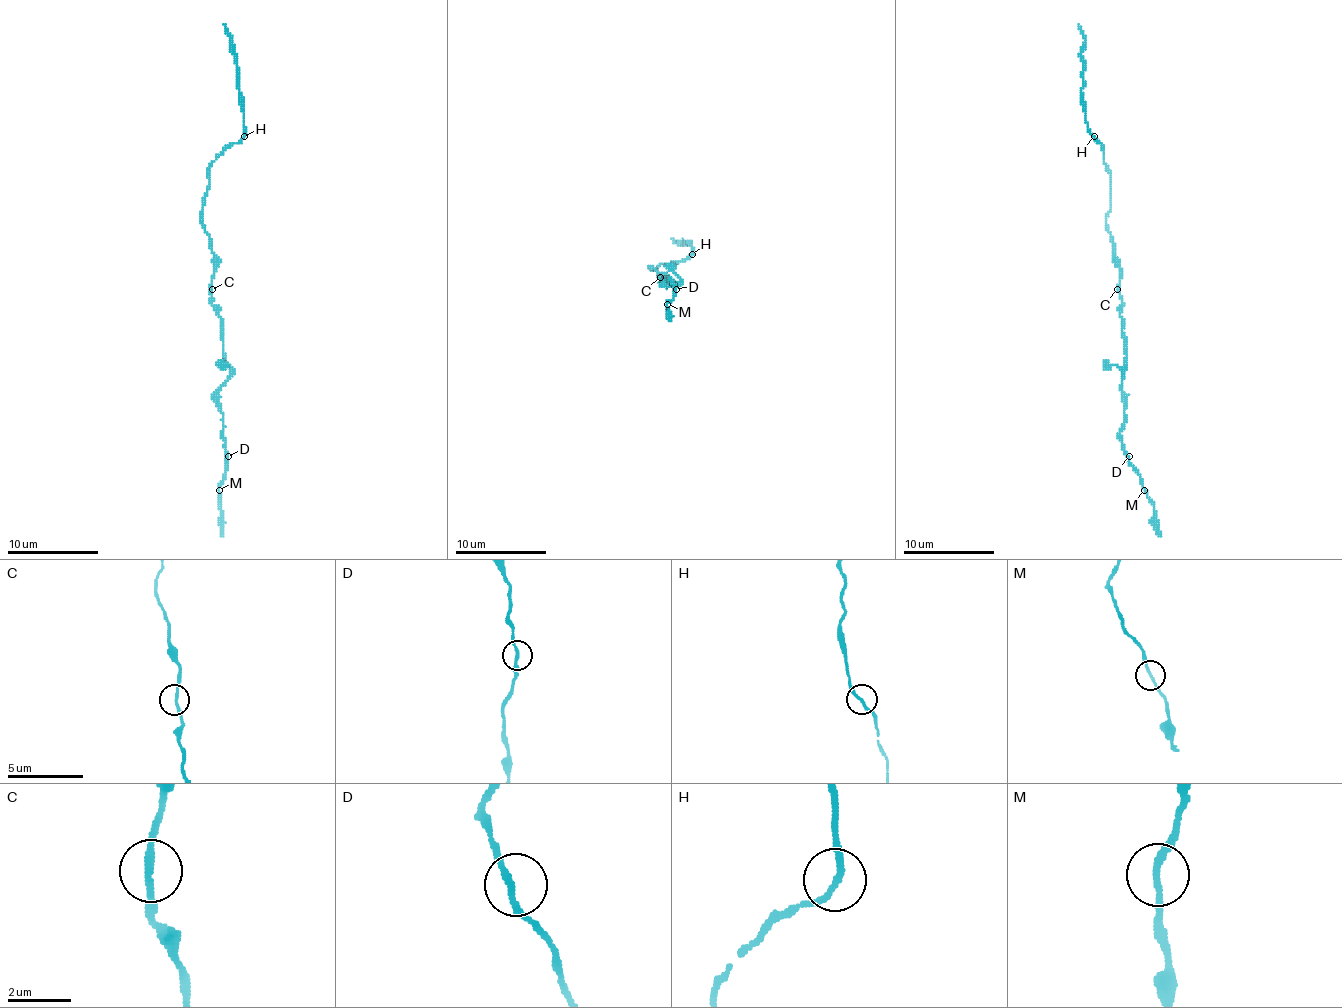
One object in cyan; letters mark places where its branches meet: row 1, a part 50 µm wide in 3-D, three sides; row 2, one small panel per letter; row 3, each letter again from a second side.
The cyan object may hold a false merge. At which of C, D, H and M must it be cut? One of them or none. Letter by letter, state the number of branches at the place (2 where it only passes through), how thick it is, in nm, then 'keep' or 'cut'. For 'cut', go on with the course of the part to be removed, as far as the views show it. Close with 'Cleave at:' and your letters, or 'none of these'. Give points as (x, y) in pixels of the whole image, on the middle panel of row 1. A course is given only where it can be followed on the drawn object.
C: branches 2; calibre 190 nm; keep
D: branches 2; calibre 190 nm; keep
H: branches 2; calibre 180 nm; keep
M: branches 2; calibre 190 nm; keep
Cleave at: none of these

